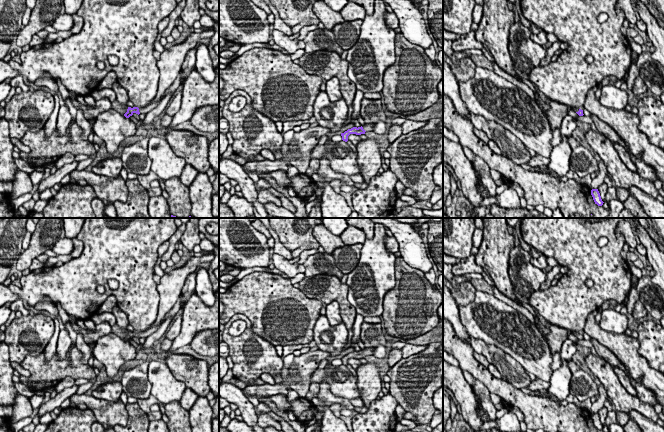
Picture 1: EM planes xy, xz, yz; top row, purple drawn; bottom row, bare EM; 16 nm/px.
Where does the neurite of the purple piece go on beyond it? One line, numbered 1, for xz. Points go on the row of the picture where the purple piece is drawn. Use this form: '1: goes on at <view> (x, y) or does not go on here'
1: goes on at xz (371, 111)

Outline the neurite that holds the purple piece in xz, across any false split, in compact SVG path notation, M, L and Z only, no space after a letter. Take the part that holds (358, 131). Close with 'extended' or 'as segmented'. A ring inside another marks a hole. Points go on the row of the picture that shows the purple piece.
M363 99L361 101L360 115L365 121L365 125L361 127L353 127L344 133L341 133L342 140L347 142L350 134L361 135L366 131L373 131L374 125L378 121L387 122L387 117L382 109L381 99L371 100Z; extended

